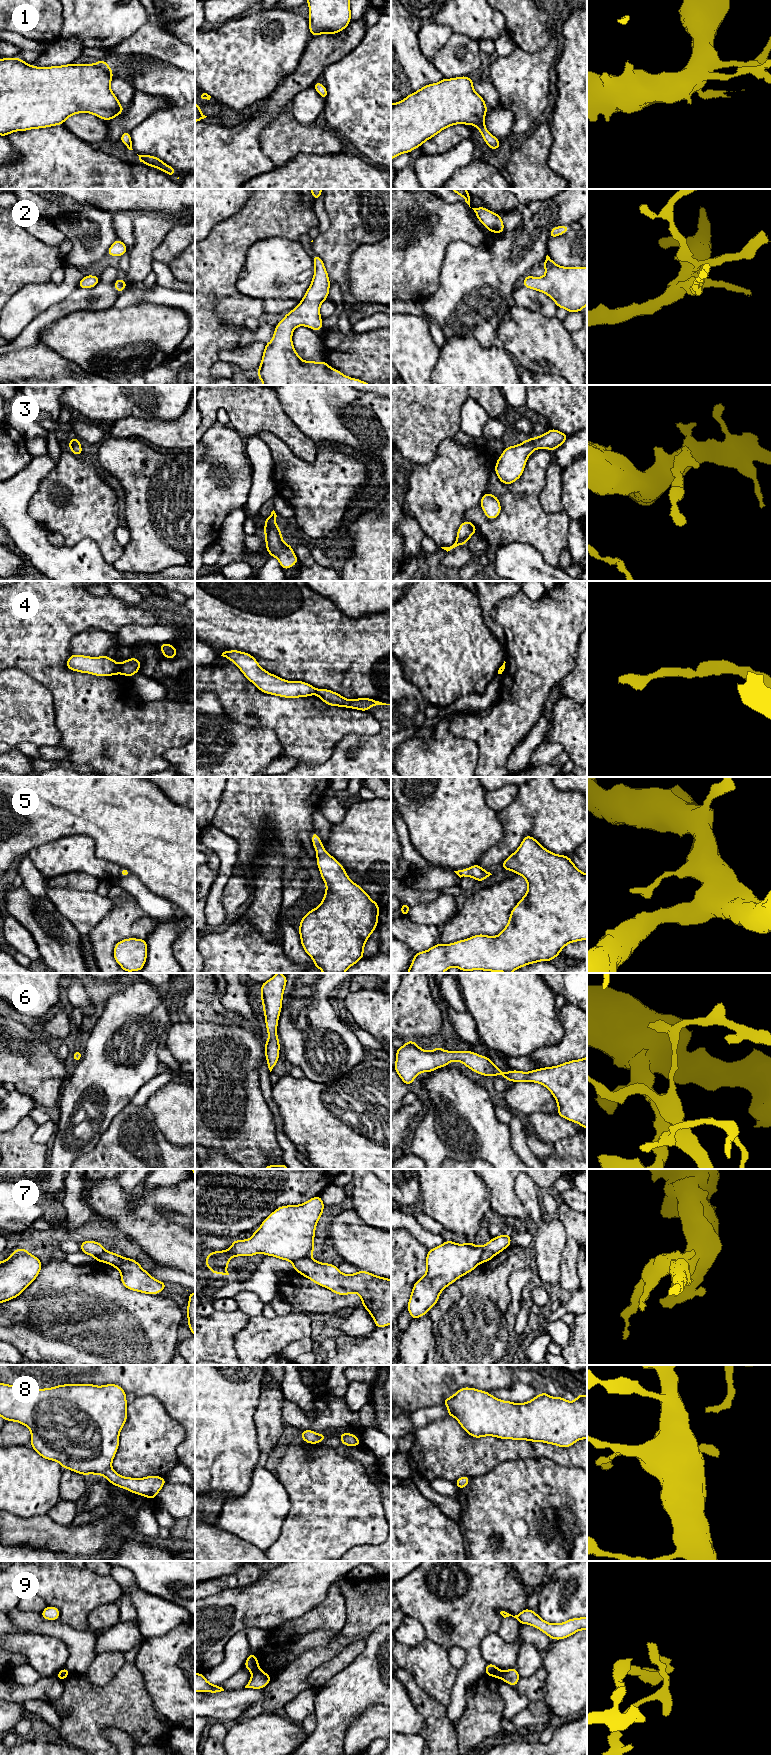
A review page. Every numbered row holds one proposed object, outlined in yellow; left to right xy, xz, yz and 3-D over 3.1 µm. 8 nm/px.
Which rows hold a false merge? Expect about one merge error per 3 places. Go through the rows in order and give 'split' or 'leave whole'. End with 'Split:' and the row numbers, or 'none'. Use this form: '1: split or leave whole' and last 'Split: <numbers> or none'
1: leave whole
2: leave whole
3: leave whole
4: split
5: leave whole
6: leave whole
7: split
8: leave whole
9: split
Split: 4, 7, 9

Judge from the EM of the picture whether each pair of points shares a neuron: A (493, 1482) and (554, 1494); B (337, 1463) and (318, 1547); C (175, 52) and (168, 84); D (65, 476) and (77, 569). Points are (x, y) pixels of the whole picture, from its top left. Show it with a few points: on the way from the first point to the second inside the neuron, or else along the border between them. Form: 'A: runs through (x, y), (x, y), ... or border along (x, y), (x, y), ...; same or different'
A: runs through (508, 1490), (539, 1491); same
B: runs through (332, 1484), (332, 1510), (322, 1526); same
C: border along (166, 63), (184, 70); different
D: border along (97, 544), (82, 538), (73, 545), (65, 545); different

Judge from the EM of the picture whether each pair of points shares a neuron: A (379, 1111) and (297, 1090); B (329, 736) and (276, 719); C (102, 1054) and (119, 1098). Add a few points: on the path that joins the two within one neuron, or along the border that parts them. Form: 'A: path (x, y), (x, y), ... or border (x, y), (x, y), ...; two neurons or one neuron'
A: path (359, 1111), (317, 1110); one neuron
B: path (316, 728), (307, 728), (301, 723), (289, 719); one neuron
C: path (109, 1065), (109, 1087); one neuron

